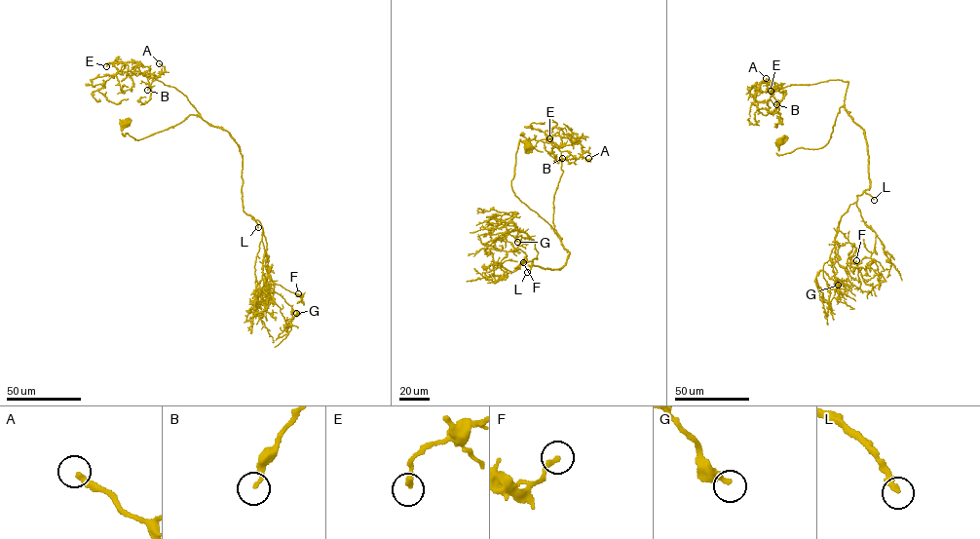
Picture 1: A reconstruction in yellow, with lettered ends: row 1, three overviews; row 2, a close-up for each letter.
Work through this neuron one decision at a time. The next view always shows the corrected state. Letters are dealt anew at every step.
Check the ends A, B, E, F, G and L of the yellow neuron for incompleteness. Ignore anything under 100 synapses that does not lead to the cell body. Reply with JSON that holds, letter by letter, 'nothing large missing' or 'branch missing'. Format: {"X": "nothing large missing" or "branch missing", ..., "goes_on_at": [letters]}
{"A": "nothing large missing", "B": "nothing large missing", "E": "nothing large missing", "F": "nothing large missing", "G": "nothing large missing", "L": "branch missing", "goes_on_at": ["L"]}

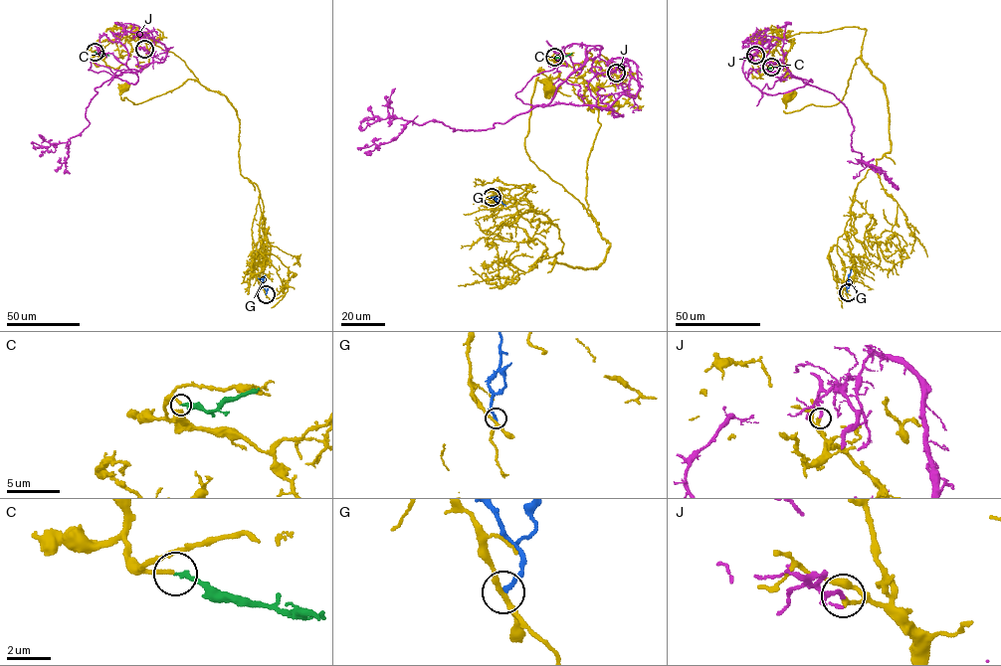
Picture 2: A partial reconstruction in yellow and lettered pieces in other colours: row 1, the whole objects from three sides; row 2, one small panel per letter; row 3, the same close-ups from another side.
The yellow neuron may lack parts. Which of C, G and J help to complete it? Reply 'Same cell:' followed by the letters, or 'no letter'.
Same cell: C

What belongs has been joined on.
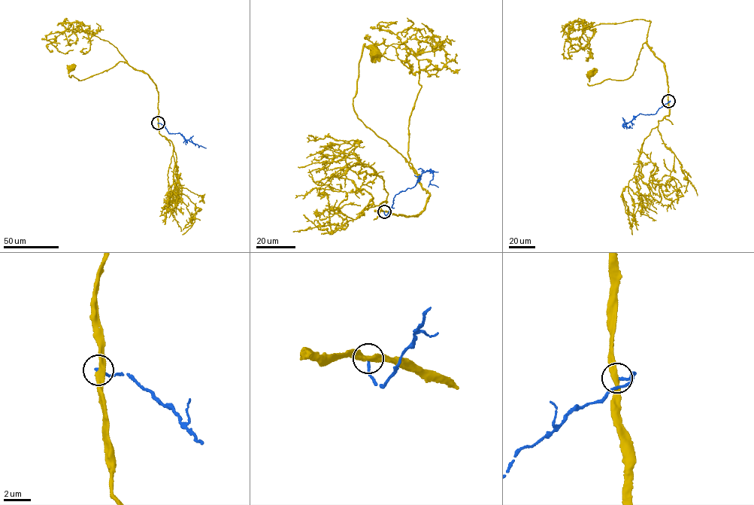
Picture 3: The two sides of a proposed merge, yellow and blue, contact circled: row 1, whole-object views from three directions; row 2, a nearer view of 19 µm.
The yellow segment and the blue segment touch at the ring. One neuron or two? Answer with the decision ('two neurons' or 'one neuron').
two neurons

